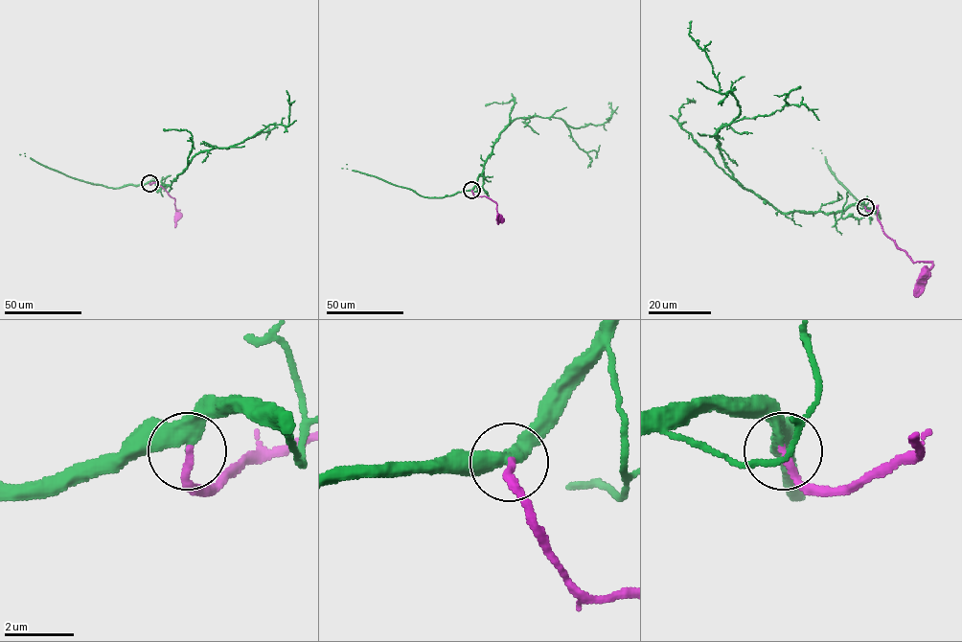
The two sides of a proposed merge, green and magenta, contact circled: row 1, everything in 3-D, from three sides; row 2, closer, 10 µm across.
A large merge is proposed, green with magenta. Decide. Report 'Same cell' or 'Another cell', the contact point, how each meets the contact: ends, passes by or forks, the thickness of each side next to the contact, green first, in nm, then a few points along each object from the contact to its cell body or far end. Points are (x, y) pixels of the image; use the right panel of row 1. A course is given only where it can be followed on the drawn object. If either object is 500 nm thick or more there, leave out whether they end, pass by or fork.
Same cell. Place: (865, 207). At the ring green passes by. At the ring magenta ends. Thickness 360 nm (green) against 200 nm. Course of green: (865, 207), (783, 213), (733, 176), (716, 137), (740, 107), (733, 88), (720, 92), (691, 21). Course of magenta: (865, 207), (872, 210), (877, 206), (877, 218), (883, 232), (912, 261), (932, 263), (925, 273)

